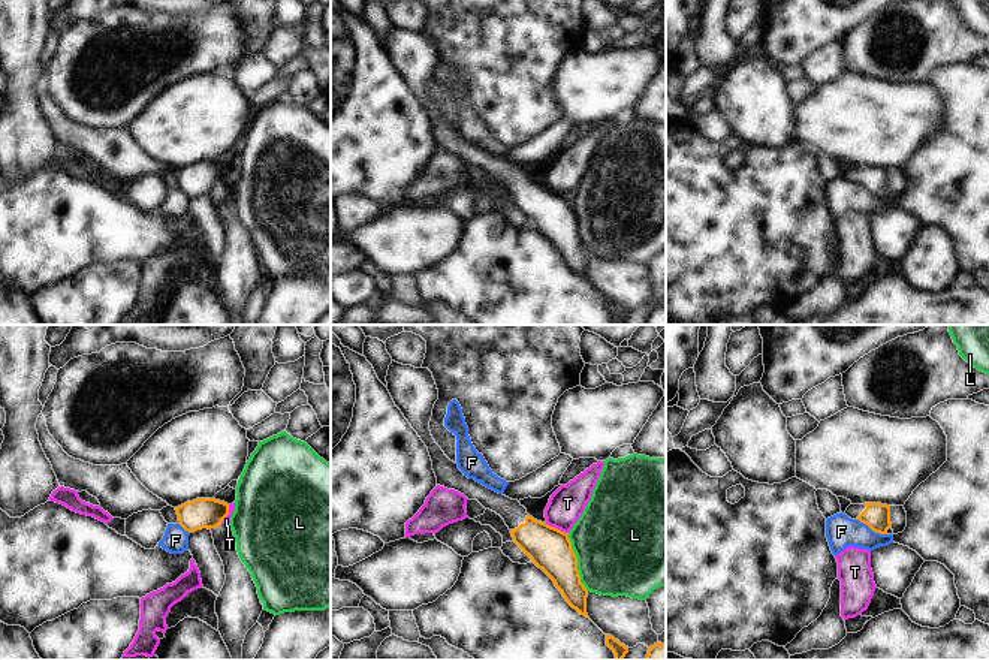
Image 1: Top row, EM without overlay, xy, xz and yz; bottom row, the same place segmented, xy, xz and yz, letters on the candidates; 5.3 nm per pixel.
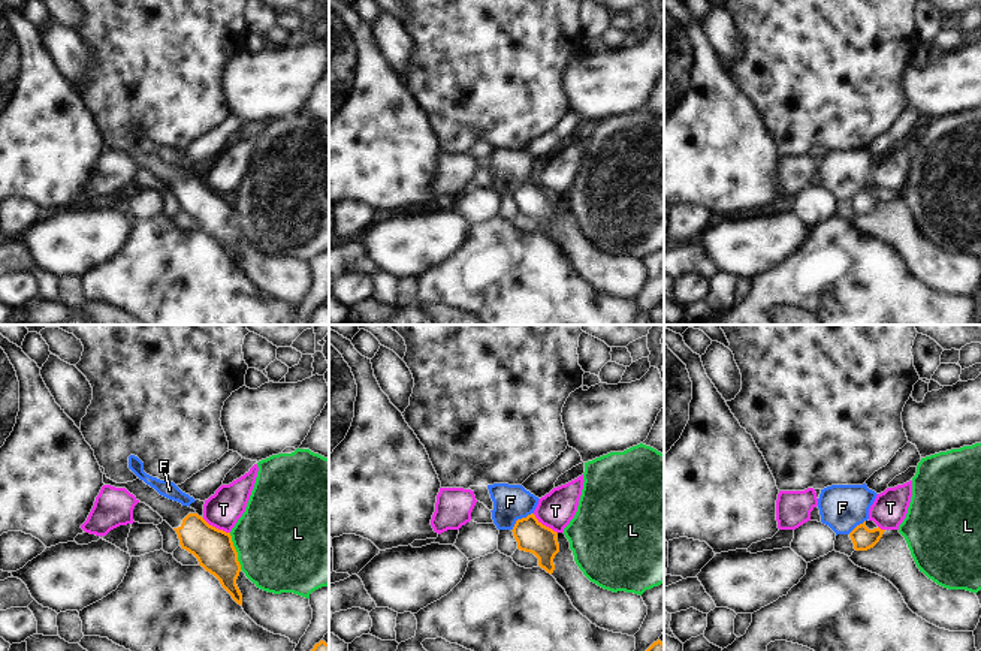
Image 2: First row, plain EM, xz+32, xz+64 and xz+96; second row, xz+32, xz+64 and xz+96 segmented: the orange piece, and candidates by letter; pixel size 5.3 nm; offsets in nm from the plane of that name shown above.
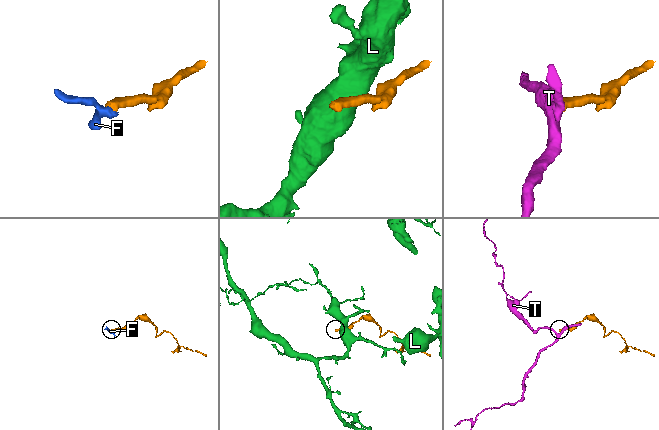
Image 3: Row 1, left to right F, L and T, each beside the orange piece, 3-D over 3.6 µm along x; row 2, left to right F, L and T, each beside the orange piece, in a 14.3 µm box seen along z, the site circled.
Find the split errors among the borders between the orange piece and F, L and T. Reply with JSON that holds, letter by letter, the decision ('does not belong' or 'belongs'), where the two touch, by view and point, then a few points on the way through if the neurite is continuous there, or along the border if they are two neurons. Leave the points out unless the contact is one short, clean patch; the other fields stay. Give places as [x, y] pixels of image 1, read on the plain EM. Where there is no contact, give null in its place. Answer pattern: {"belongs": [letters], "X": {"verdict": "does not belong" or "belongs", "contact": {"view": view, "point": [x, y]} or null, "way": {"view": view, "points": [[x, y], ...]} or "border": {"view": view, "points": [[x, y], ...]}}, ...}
{"belongs": [], "F": {"verdict": "does not belong", "contact": {"view": "yz", "point": [871, 193]}, "border": {"view": "yz", "points": [[856, 183], [873, 195], [886, 199]]}}, "L": {"verdict": "does not belong", "contact": {"view": "xz", "point": [576, 226]}}, "T": {"verdict": "does not belong", "contact": {"view": "xz", "point": [557, 193]}, "border": {"view": "xz", "points": [[546, 187], [567, 198]]}}}

